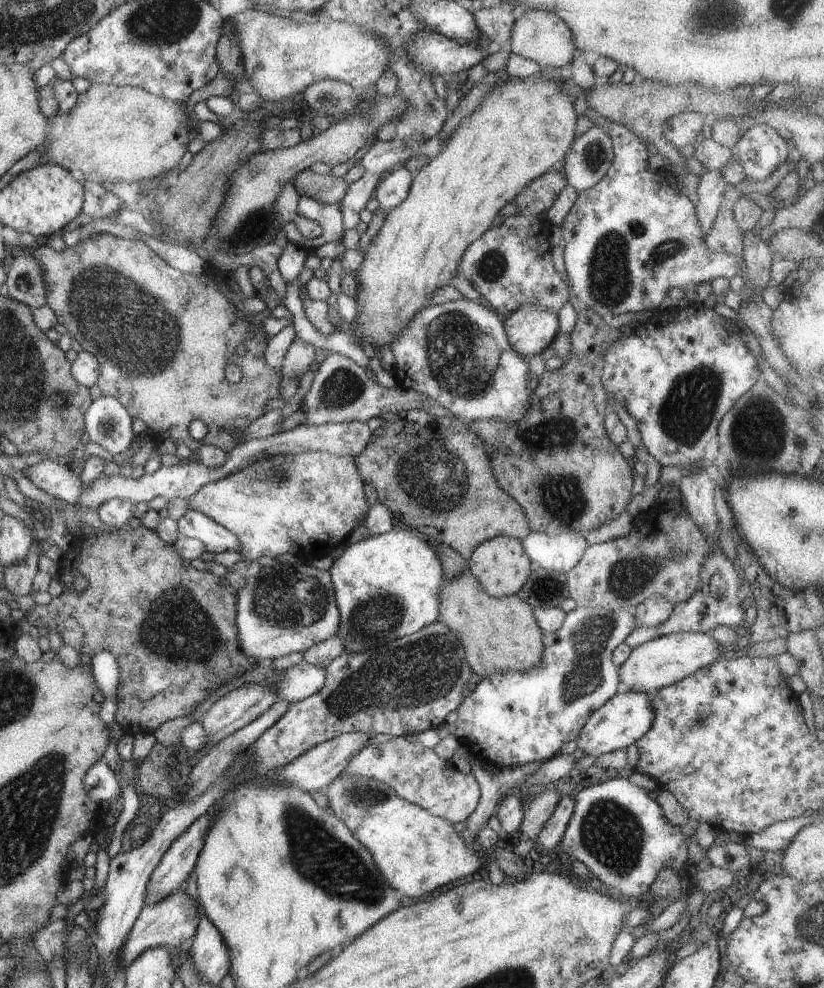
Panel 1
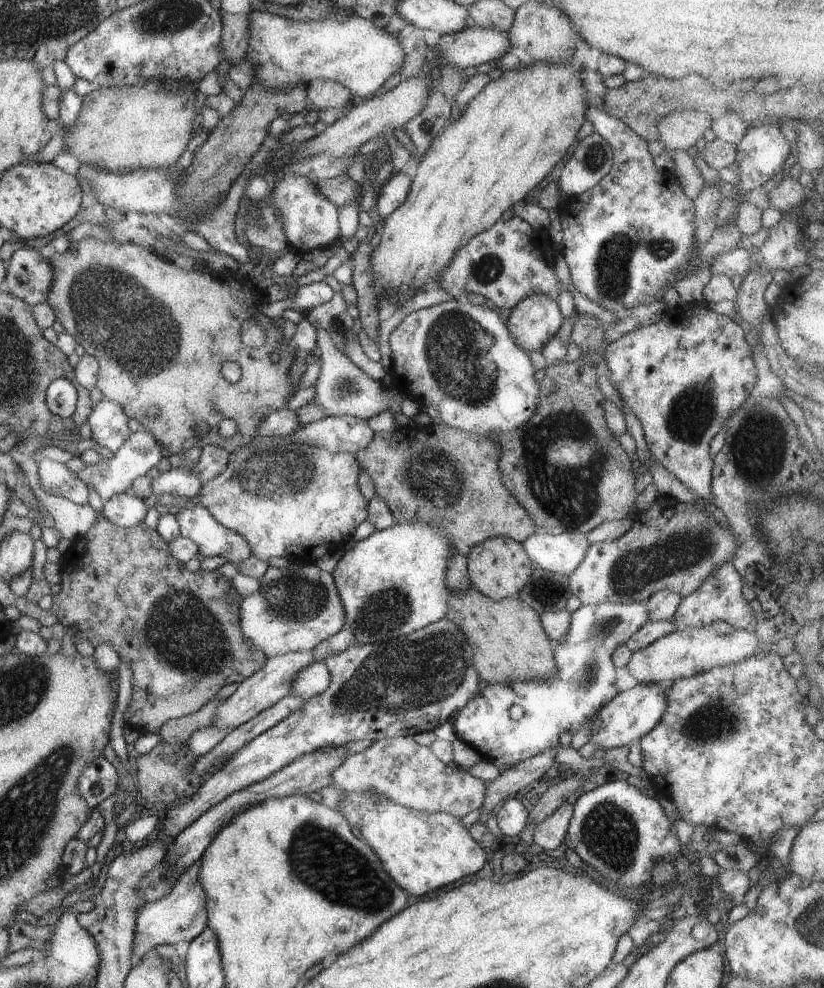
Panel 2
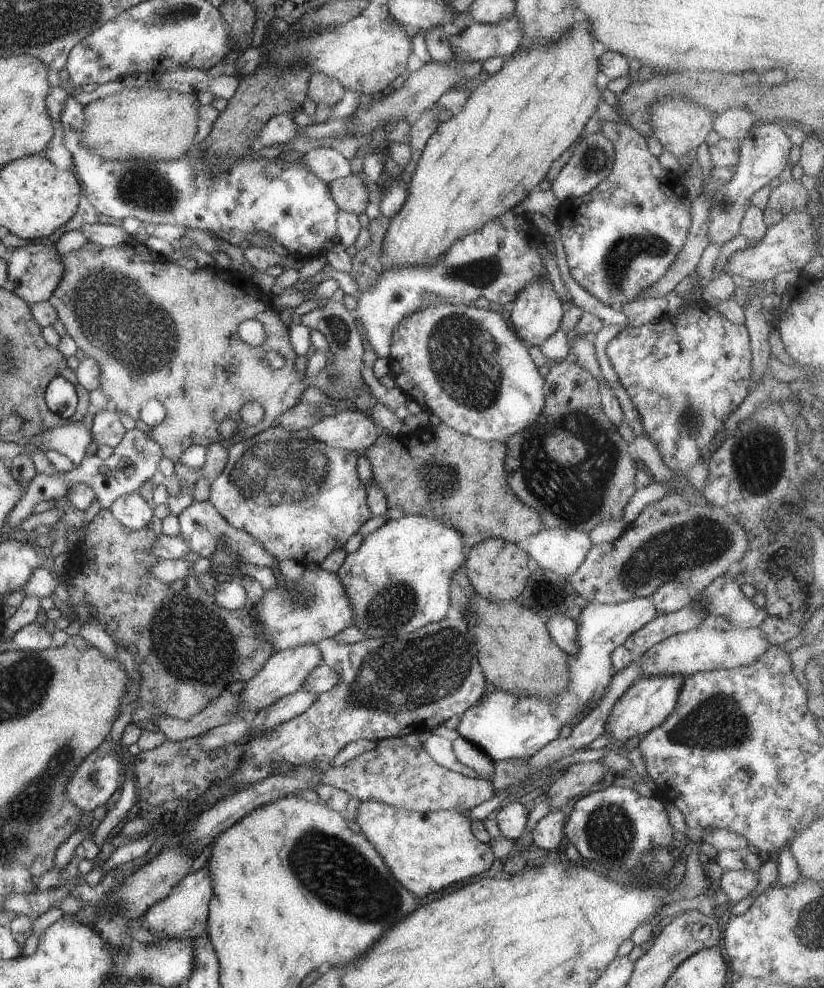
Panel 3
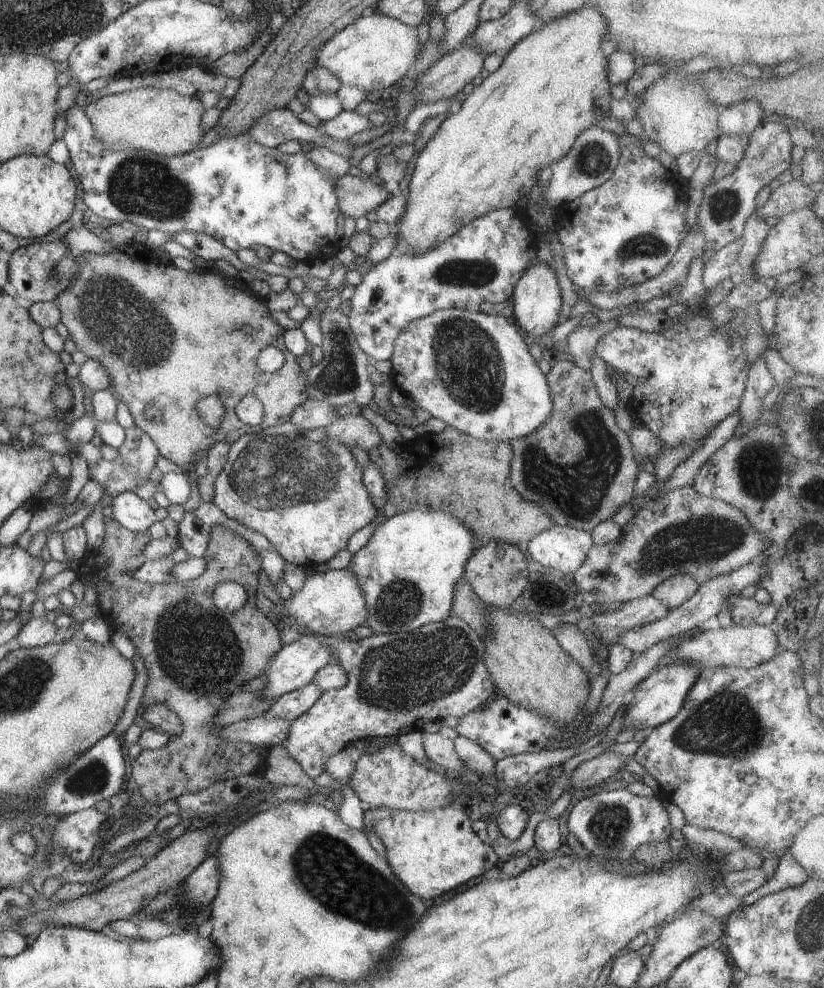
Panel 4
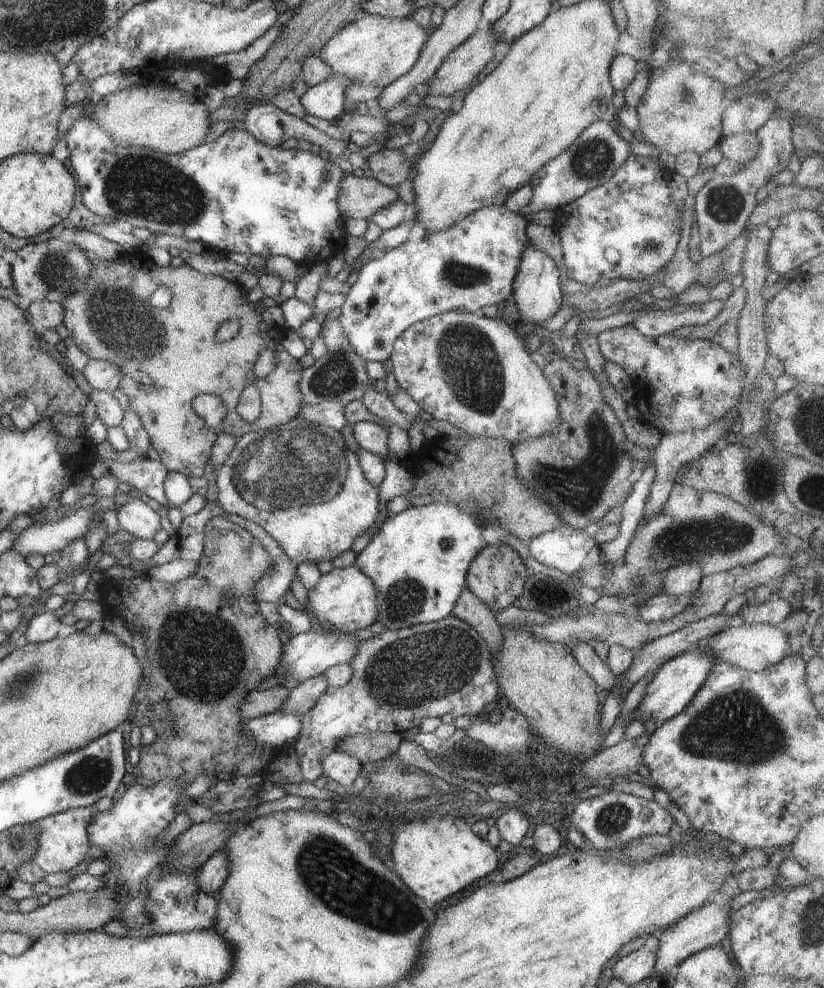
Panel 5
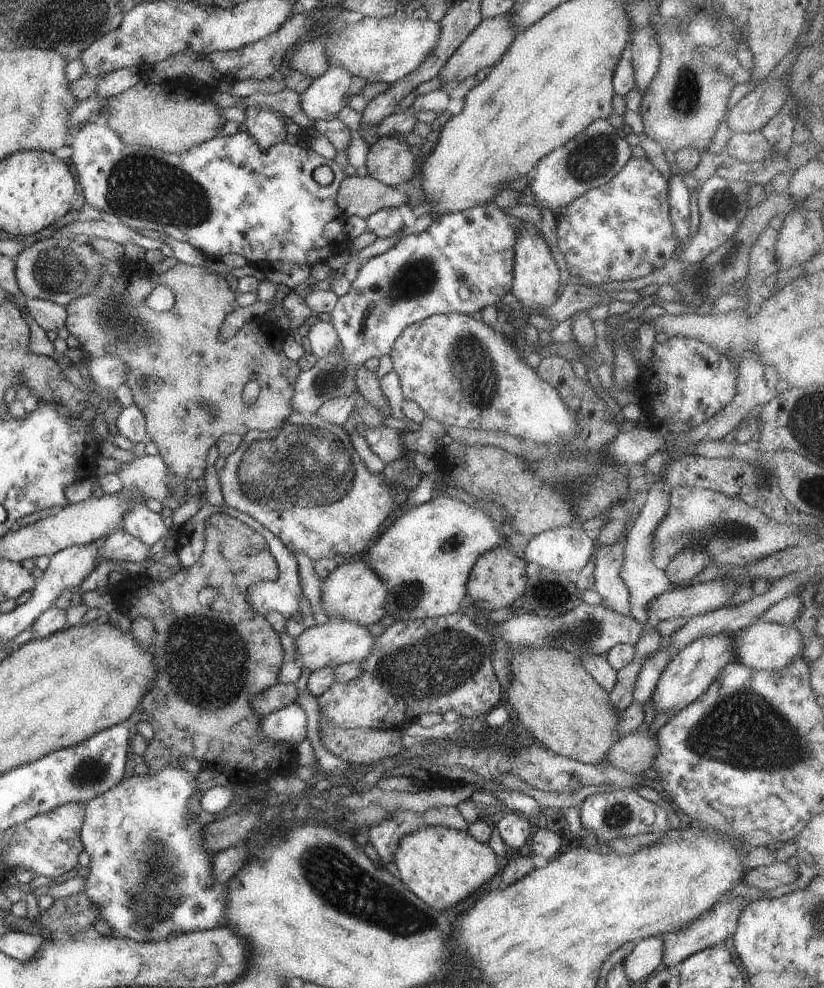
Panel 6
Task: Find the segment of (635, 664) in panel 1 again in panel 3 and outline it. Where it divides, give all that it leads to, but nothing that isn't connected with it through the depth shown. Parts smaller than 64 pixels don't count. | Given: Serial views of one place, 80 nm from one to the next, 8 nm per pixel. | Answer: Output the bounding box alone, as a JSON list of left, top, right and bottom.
[634,624,770,677]

